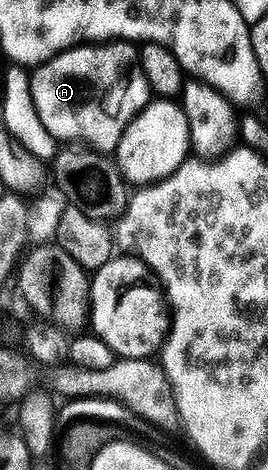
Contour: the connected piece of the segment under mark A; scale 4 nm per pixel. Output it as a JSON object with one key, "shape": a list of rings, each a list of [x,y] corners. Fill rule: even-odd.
{"shape":[[[126,40],[85,42],[67,48],[30,72],[30,94],[42,126],[58,142],[79,142],[94,152],[115,153],[130,121],[153,95],[135,43]]]}

